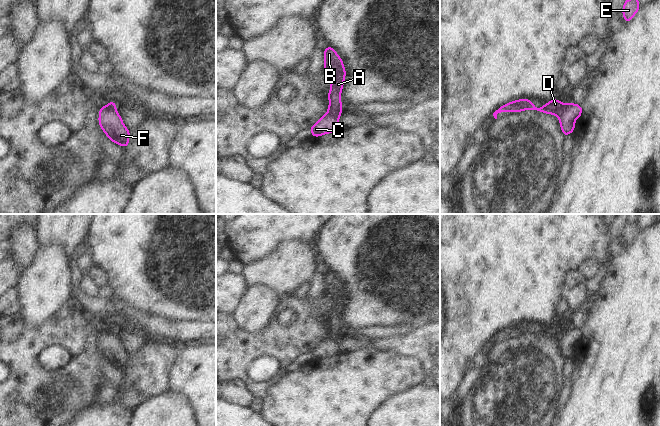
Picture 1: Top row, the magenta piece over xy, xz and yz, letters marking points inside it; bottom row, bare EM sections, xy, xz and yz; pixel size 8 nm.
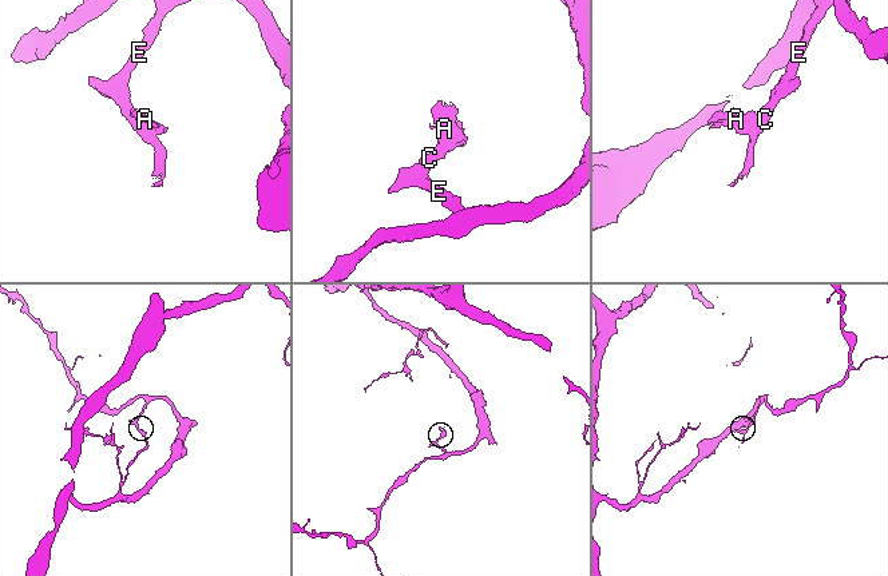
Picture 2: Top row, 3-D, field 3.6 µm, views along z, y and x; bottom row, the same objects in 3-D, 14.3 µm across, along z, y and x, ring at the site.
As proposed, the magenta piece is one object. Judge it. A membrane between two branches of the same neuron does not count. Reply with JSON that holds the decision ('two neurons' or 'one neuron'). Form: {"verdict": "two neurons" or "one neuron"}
{"verdict": "two neurons"}

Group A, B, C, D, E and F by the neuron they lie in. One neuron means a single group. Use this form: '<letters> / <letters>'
A B D / C E F

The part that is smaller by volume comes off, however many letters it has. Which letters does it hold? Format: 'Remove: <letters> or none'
Remove: A, B, D

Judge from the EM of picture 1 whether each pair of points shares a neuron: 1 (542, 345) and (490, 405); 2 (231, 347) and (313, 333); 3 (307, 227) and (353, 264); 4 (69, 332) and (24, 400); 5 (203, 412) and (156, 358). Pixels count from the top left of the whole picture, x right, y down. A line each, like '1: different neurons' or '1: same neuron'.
1: same neuron
2: same neuron
3: different neurons
4: same neuron
5: different neurons

